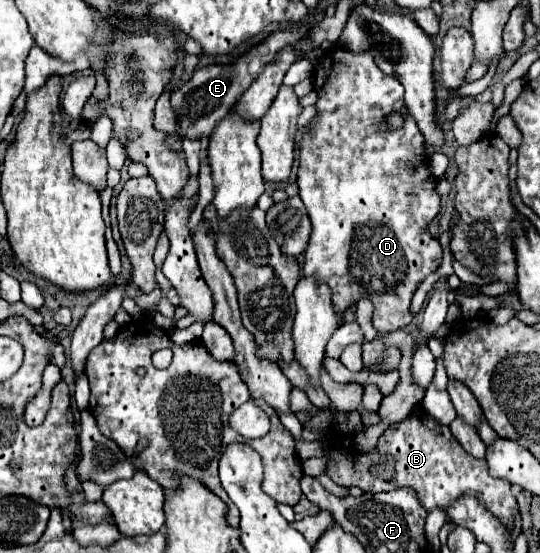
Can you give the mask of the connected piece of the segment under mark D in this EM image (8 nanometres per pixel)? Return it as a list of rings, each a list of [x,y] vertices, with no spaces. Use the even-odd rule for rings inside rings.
[[[336,42],[328,50],[324,50],[322,56],[318,58],[318,62],[314,64],[312,80],[314,80],[314,92],[318,94],[316,116],[310,120],[310,124],[306,126],[306,134],[302,136],[302,142],[300,142],[300,166],[298,166],[300,198],[302,198],[302,202],[304,202],[304,206],[306,206],[308,214],[310,214],[310,220],[312,220],[312,234],[310,234],[310,242],[308,242],[308,248],[306,248],[306,254],[304,254],[302,274],[304,276],[316,276],[318,280],[326,282],[332,288],[332,304],[334,304],[336,312],[344,312],[354,302],[358,302],[362,296],[368,296],[374,302],[374,316],[372,316],[374,328],[378,330],[378,334],[388,334],[388,332],[400,330],[400,328],[404,328],[404,326],[408,326],[412,322],[410,300],[412,300],[418,284],[428,274],[436,272],[436,268],[440,266],[440,260],[442,260],[442,246],[428,232],[428,224],[440,212],[440,194],[436,192],[438,178],[430,170],[430,156],[424,152],[424,138],[422,138],[414,118],[408,114],[408,110],[404,106],[404,86],[394,76],[386,76],[376,66],[372,54],[368,54],[368,52],[354,54],[346,46],[340,46],[340,42]],[[394,112],[400,112],[404,116],[404,124],[400,128],[390,128],[390,126],[380,128],[380,124]]]

